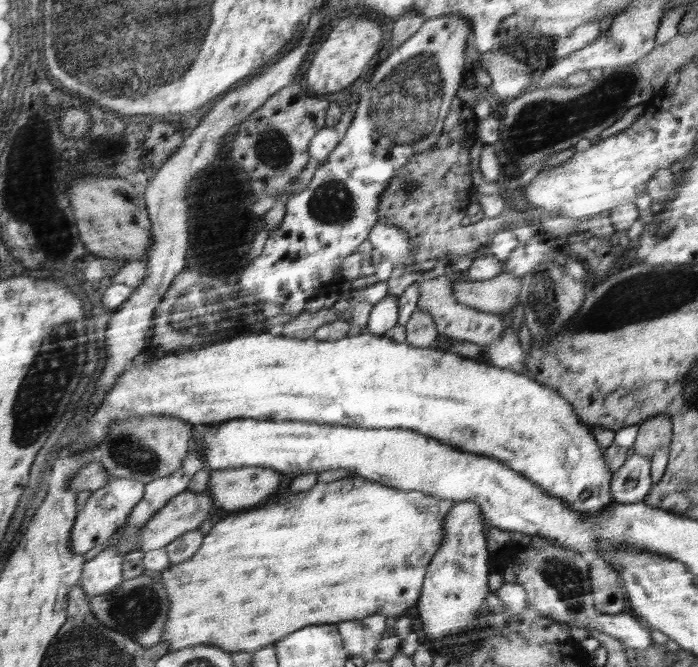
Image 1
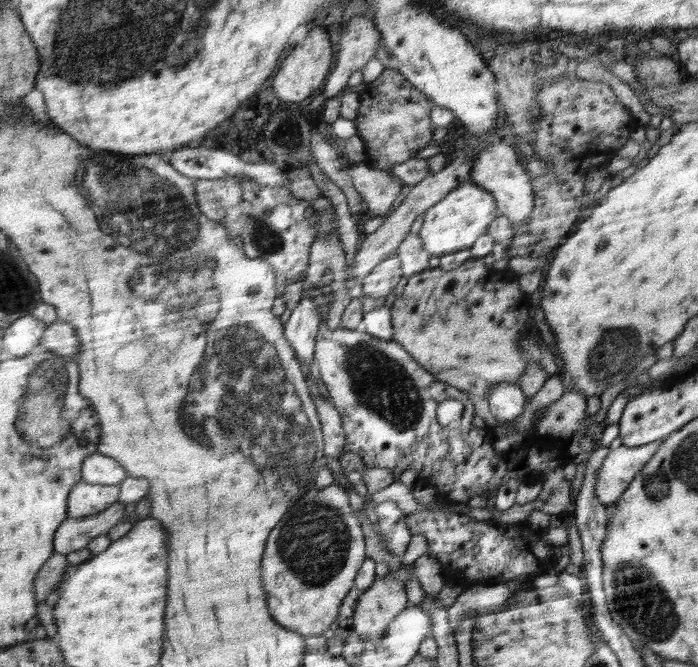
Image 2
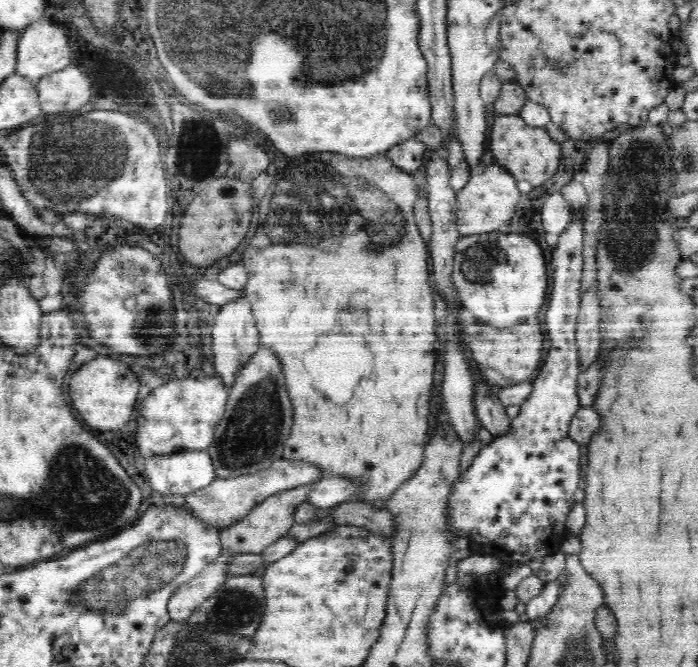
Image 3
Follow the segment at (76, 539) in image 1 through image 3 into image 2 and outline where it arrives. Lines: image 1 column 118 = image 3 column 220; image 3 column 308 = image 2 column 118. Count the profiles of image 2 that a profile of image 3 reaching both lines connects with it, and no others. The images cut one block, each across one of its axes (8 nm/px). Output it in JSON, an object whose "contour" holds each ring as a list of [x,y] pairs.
{"contour":[[[92,453],[82,466],[82,480],[92,484],[119,485],[128,473],[126,469],[110,456]]]}

